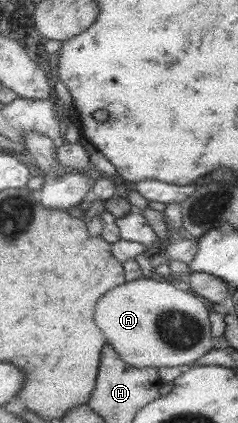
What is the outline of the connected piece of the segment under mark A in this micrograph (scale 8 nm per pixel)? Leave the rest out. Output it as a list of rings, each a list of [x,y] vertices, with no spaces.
[[[140,278],[132,282],[128,281],[122,286],[110,290],[98,306],[98,324],[102,324],[102,330],[106,336],[110,336],[110,344],[126,356],[126,362],[136,368],[164,368],[164,366],[184,366],[184,364],[196,363],[209,352],[216,349],[216,338],[212,336],[212,320],[210,320],[210,308],[192,290],[184,291],[171,283],[171,278],[166,281],[158,281],[148,278]]]

